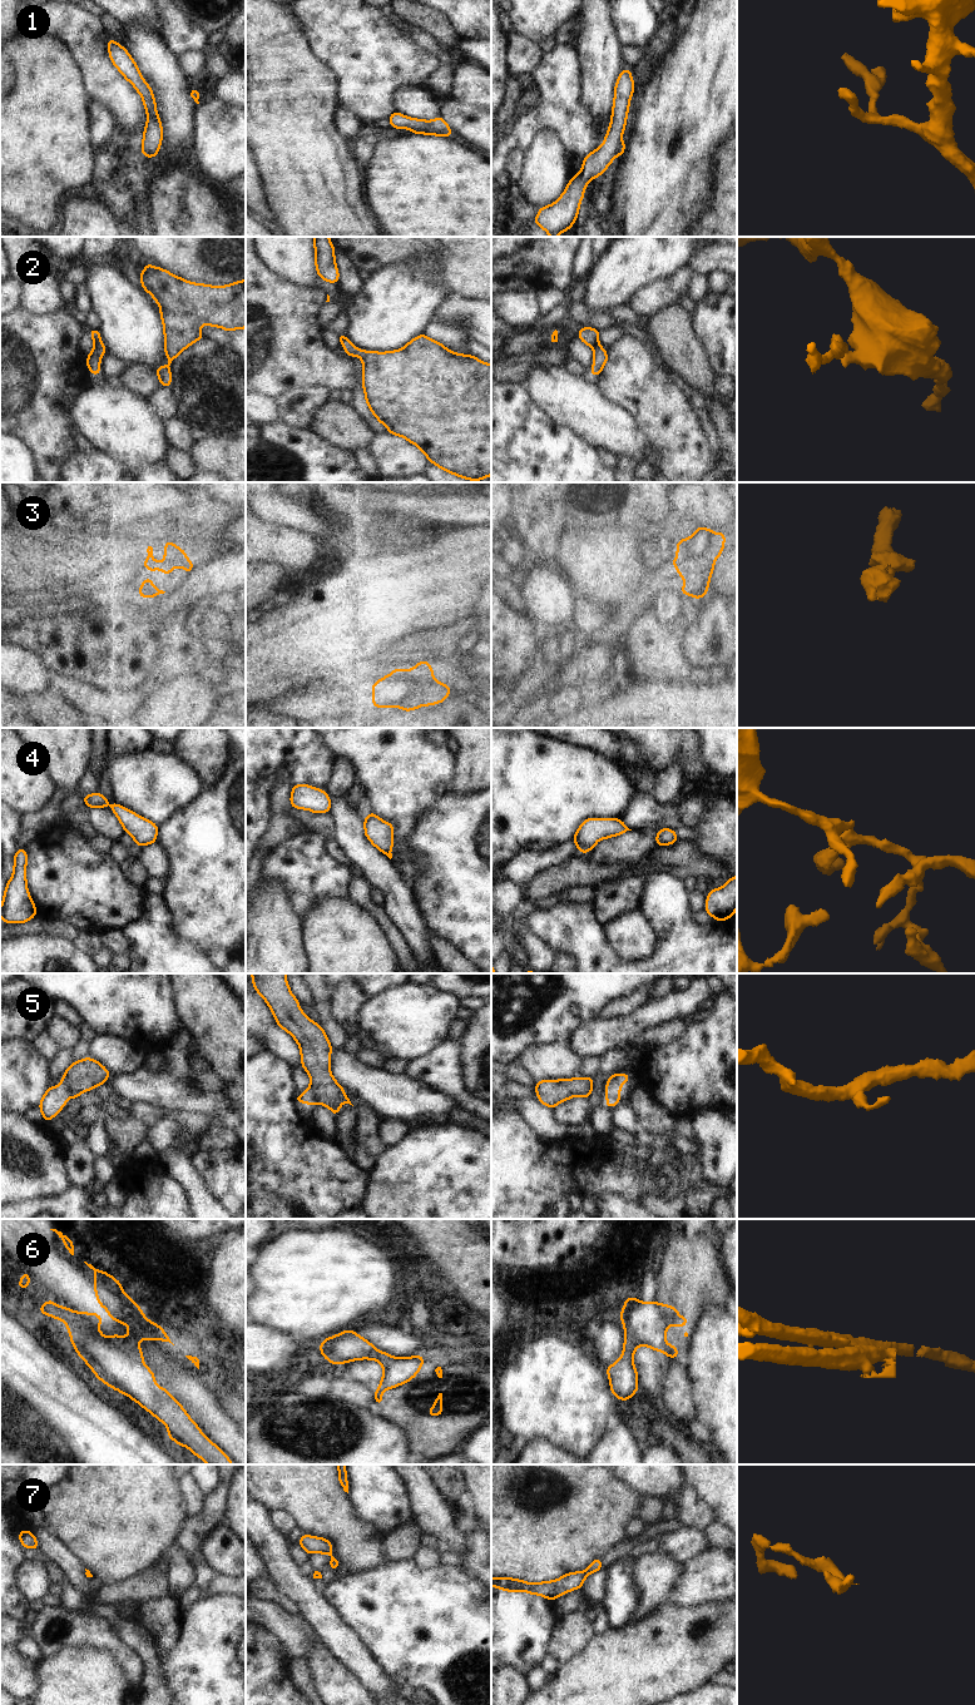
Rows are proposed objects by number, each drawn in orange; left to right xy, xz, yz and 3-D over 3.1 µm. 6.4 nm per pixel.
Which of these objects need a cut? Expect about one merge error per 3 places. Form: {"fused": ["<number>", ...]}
{"fused": ["2", "5", "6"]}

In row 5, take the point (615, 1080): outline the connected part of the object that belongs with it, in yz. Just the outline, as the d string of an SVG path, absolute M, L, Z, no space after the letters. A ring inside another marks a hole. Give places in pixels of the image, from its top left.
M612 1074L605 1087L607 1086L613 1086L615 1089L619 1089L624 1085L625 1081L628 1081L630 1079L630 1074L623 1074L623 1075L618 1075L618 1074Z

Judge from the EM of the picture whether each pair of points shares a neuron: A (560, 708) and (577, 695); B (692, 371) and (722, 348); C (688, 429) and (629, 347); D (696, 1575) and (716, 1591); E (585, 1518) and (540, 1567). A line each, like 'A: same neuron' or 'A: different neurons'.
A: same neuron
B: different neurons
C: same neuron
D: same neuron
E: same neuron

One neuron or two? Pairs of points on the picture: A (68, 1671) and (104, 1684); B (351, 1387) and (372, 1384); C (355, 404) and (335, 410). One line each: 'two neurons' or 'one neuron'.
A: one neuron
B: two neurons
C: two neurons

